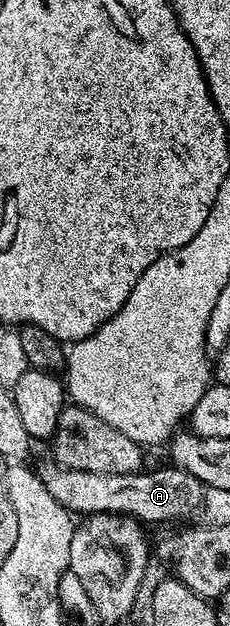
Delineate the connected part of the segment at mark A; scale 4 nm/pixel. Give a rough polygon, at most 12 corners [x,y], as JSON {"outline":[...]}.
{"outline":[[180,466],[37,473],[72,515],[175,522],[203,505]]}

